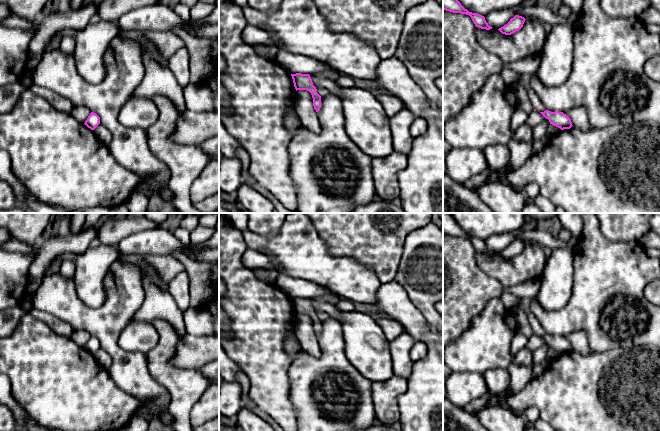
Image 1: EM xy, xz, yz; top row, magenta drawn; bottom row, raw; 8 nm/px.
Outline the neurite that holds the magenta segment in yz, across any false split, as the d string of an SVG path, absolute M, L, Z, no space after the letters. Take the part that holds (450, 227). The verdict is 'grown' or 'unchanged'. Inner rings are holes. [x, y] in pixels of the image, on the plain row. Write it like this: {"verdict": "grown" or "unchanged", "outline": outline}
{"verdict": "unchanged", "outline": "M443 213L443 234L469 239L476 251L486 254L492 253L486 246L484 240L465 233L452 217L451 213Z"}

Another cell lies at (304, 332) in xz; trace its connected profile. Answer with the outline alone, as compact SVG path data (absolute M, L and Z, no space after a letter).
M296 315L295 336L302 351L304 351L308 357L319 358L321 356L321 349L313 330L312 319L309 315Z

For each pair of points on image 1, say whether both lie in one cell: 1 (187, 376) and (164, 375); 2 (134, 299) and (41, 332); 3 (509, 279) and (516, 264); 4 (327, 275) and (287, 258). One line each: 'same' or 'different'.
1: same
2: different
3: same
4: same

